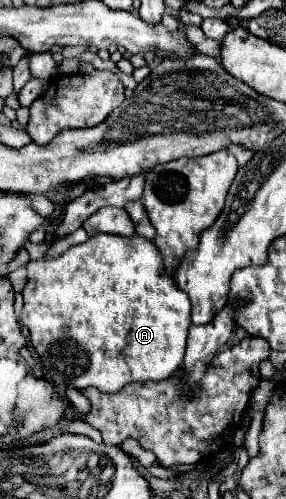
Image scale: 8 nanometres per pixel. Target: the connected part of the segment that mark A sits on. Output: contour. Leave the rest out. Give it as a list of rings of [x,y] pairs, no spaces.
[[[96,234],[90,236],[84,244],[76,244],[72,246],[68,252],[64,252],[60,258],[40,258],[36,262],[28,262],[28,284],[22,290],[24,296],[24,308],[22,308],[22,322],[24,326],[30,328],[30,340],[36,348],[36,352],[40,354],[42,364],[46,366],[46,380],[60,384],[60,386],[76,386],[76,388],[98,388],[104,392],[118,392],[122,390],[126,384],[132,382],[160,382],[166,380],[174,374],[174,370],[178,370],[182,366],[184,360],[184,350],[186,350],[186,338],[188,338],[188,328],[192,324],[190,320],[190,298],[188,294],[184,294],[172,276],[166,274],[166,266],[164,260],[160,258],[160,252],[156,250],[154,242],[134,234],[134,236],[112,236],[112,234]]]

